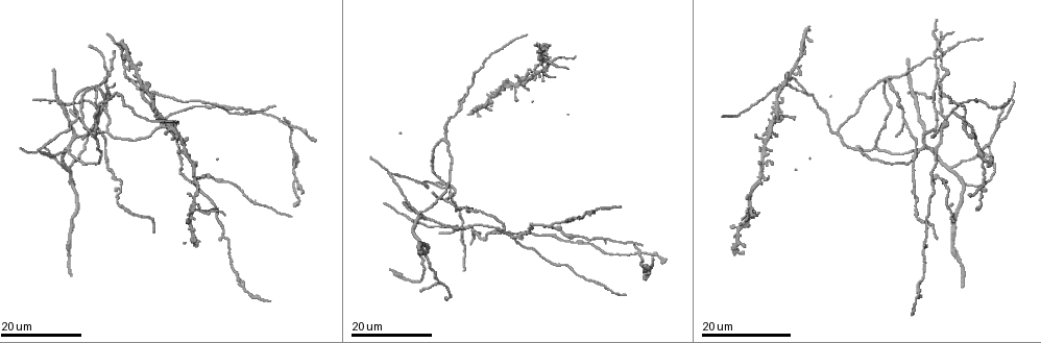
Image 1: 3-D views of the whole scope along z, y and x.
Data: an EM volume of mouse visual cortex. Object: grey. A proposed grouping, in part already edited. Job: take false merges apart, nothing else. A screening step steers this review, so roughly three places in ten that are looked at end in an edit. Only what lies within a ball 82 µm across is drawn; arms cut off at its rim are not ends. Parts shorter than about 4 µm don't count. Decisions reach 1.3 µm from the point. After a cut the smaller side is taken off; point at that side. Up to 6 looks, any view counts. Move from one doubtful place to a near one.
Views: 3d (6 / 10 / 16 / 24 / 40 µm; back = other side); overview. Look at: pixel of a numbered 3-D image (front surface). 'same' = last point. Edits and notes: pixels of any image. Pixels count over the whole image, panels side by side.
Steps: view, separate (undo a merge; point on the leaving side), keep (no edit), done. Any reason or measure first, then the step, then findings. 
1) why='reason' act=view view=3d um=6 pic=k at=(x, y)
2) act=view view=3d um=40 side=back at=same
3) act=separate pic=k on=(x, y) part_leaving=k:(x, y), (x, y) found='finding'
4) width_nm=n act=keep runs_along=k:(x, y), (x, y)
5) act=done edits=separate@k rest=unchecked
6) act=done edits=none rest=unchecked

why='arms part here' act=view view=3d um=24 pic=1 at=(462, 110)

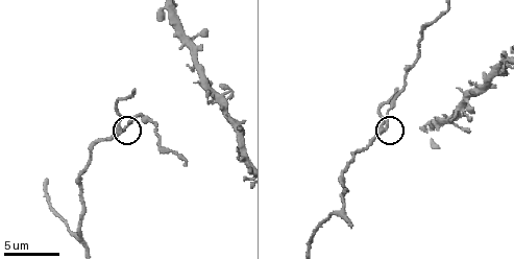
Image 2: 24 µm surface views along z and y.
why='closer look' act=view view=3d um=10 pic=2 at=(382, 130)

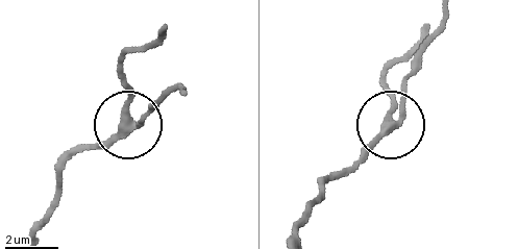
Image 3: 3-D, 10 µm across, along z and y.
side_arm_um=31 act=keep runs_along=3:(295, 238), (324, 185), (400, 117), (416, 58) found='continuous, no second cell'

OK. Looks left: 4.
why='three-way junction' act=view view=3d um=16 pic=1 at=(887, 79)

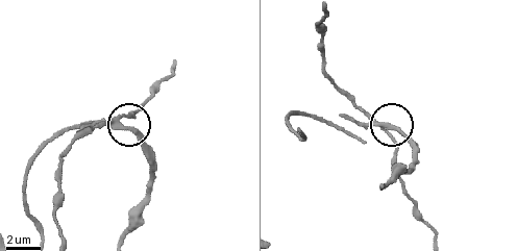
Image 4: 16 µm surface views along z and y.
act=view view=3d um=10 pic=4 at=(383, 126)

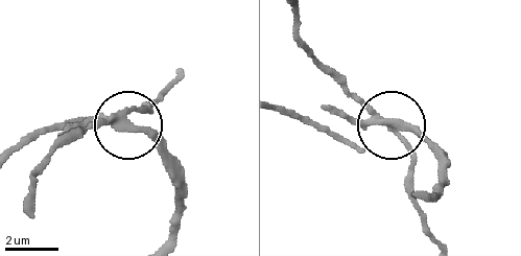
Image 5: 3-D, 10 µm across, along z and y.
arms=3 act=separate pic=5 on=(152, 137) found='two cells meet here'

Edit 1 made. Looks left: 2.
why='four or more arms meet' act=view view=3d um=16 pic=1 at=(160, 124)

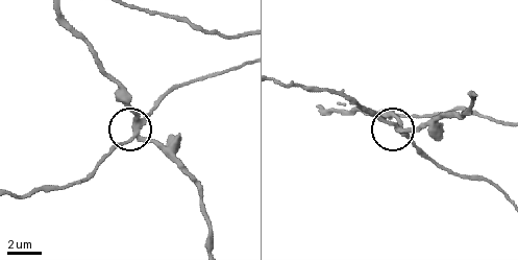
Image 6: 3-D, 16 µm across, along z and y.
act=view view=3d um=10 pic=6 at=(137, 133)

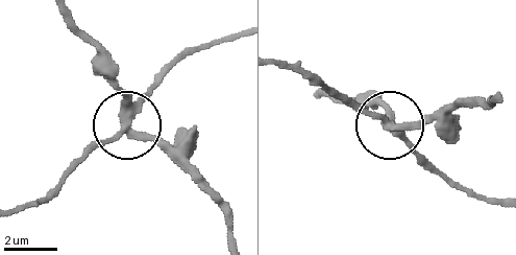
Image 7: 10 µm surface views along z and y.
arms=4 act=separate pic=7 on=(114, 85) part_leaving=7:(126, 111), (117, 66), (70, 12) found='a second cell is stuck on'

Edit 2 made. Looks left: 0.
act=done edits=separate@5,separate@7 rest=unchecked

